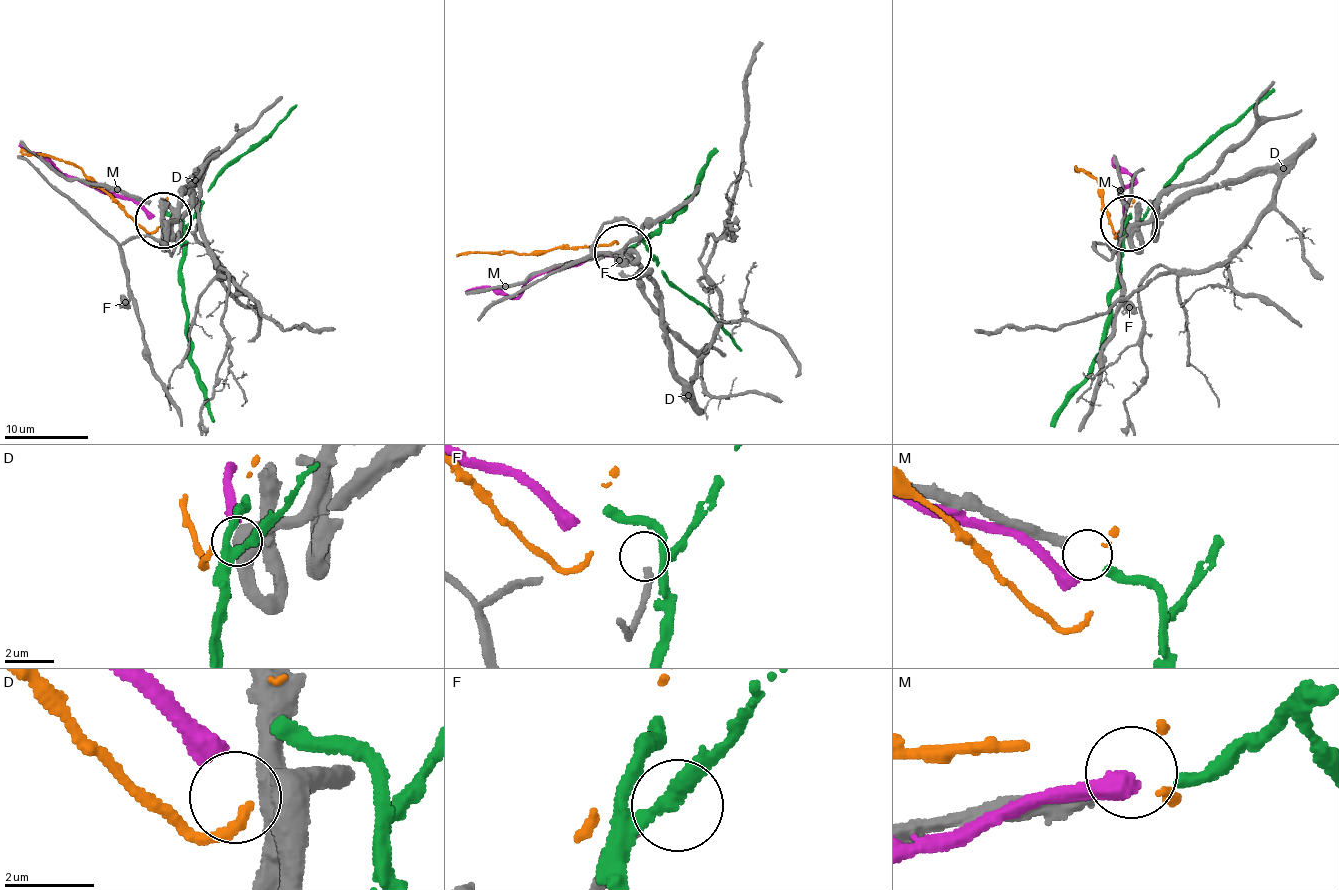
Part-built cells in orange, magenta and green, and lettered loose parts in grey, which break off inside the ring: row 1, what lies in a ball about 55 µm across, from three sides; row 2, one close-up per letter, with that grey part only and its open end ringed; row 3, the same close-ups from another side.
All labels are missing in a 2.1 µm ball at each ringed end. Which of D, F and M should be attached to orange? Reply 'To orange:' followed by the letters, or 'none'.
To orange: none

